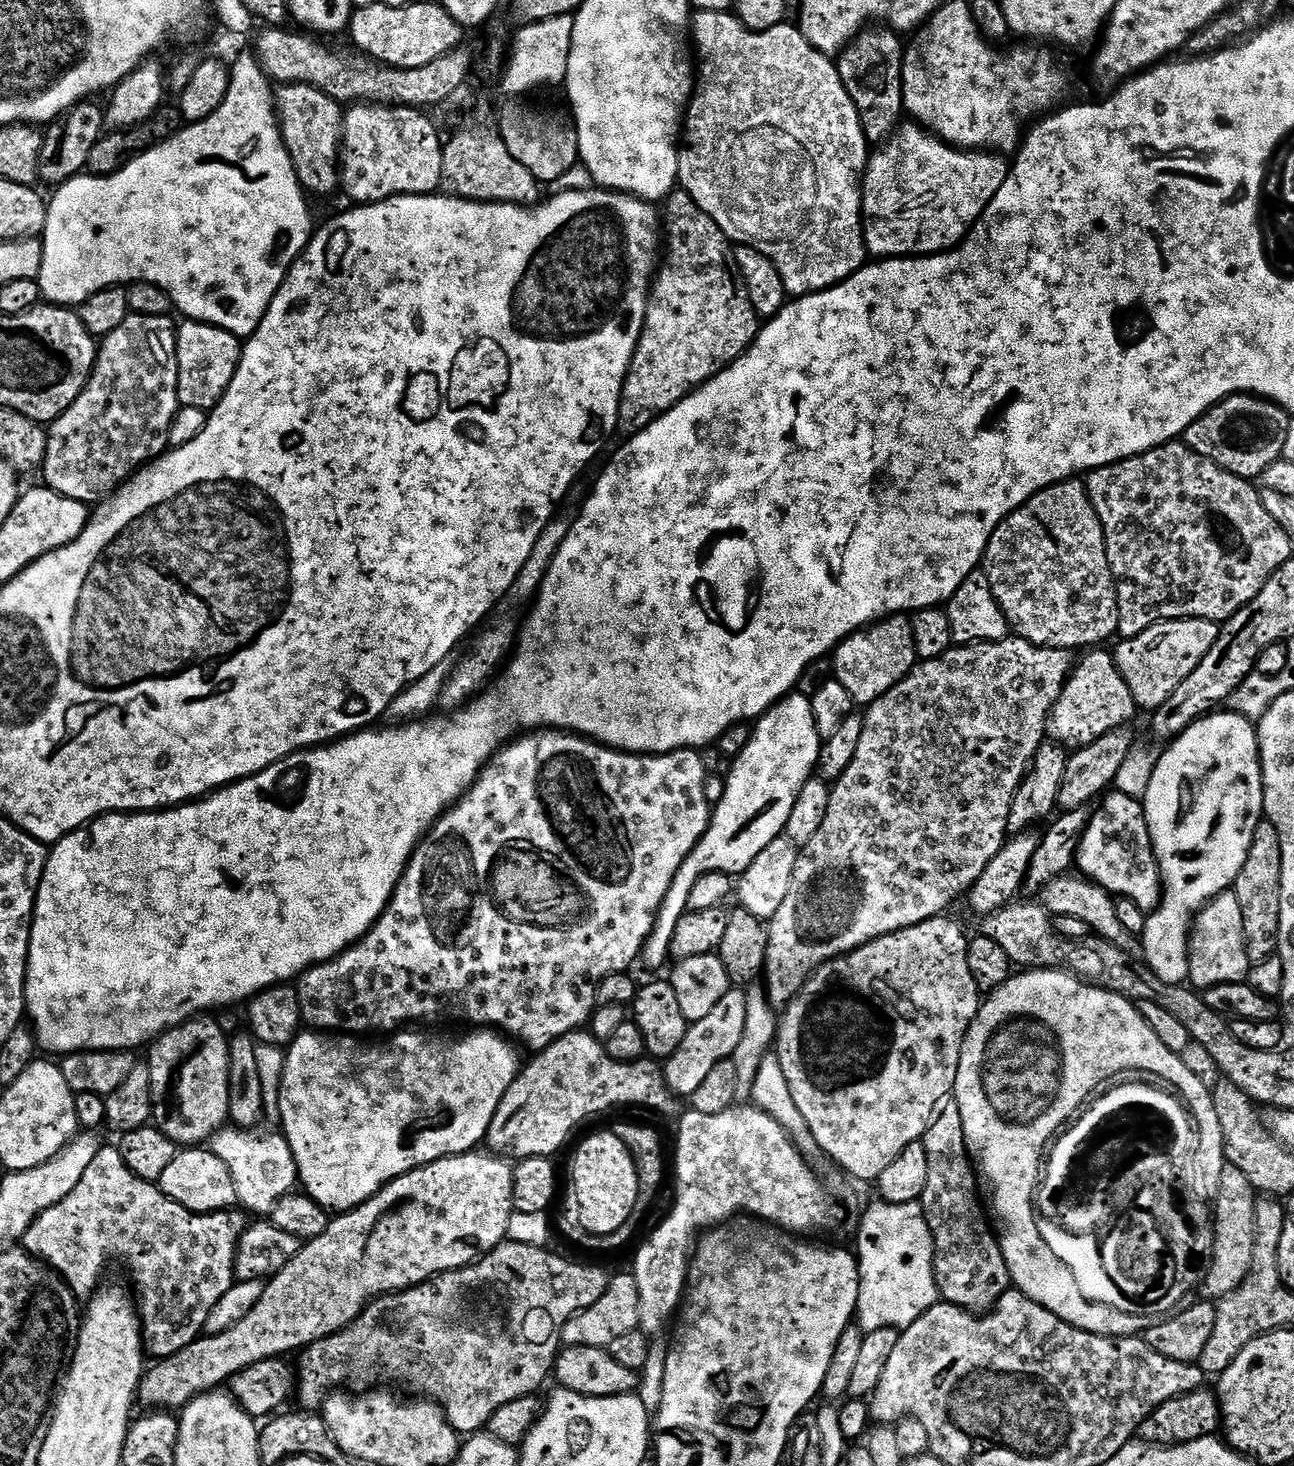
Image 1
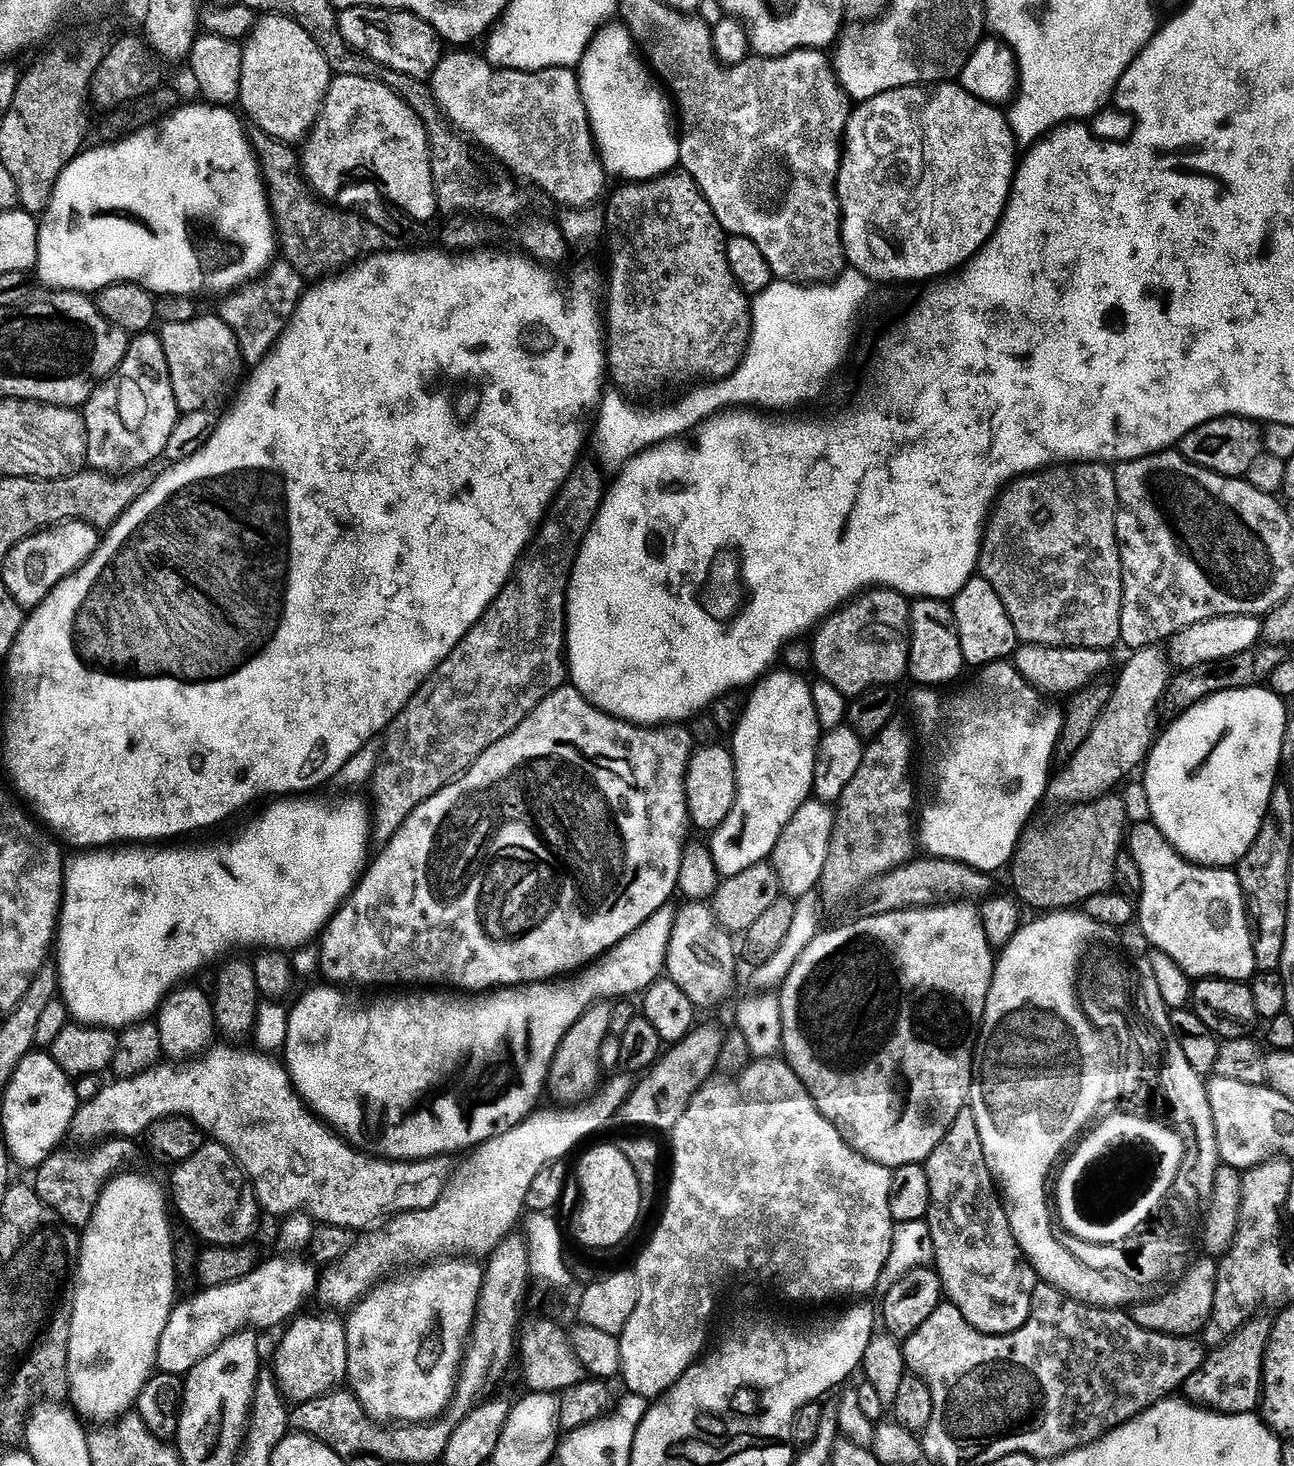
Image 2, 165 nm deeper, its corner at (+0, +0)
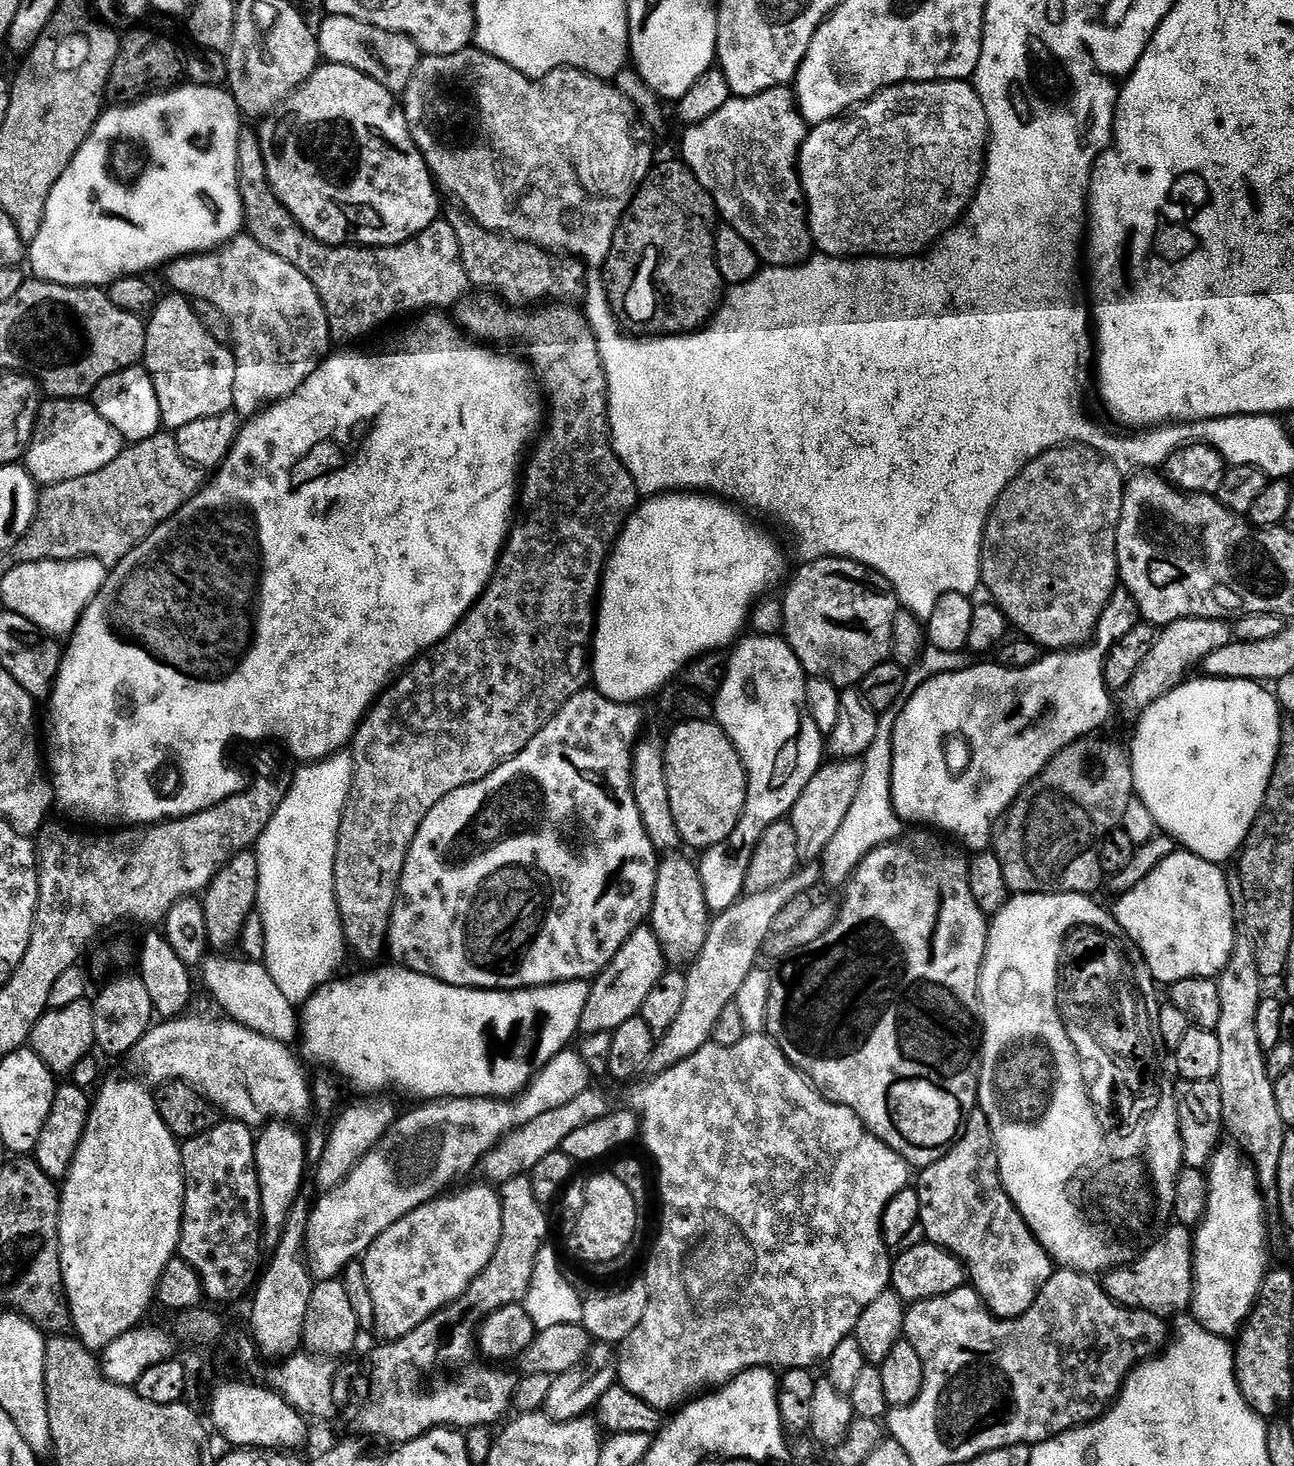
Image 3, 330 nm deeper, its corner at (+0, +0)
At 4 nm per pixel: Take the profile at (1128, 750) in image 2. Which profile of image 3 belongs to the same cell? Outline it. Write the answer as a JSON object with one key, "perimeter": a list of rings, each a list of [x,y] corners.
{"perimeter":[[[1186,618],[1168,625],[1159,633],[1154,647],[1142,664],[1130,678],[1130,682],[1122,693],[1124,708],[1128,712],[1142,714],[1155,700],[1160,700],[1168,692],[1172,692],[1179,684],[1185,683],[1191,668],[1199,669],[1204,659],[1214,650],[1233,643],[1234,628],[1227,619],[1207,620],[1206,618]]]}

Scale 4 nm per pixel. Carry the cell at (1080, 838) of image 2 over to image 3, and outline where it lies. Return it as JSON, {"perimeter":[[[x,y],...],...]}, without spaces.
{"perimeter":[[[1096,739],[1075,740],[1063,748],[1047,768],[1025,786],[1015,804],[1008,809],[995,837],[994,851],[1002,862],[1009,893],[1084,892],[1084,876],[1101,871],[1100,844],[1105,836],[1123,825],[1126,806],[1134,799],[1136,783],[1129,753],[1108,740]]]}

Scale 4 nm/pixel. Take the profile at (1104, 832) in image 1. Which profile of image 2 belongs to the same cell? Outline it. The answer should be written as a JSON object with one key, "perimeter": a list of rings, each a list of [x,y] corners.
{"perimeter":[[[1149,822],[1147,824],[1137,824],[1127,833],[1126,848],[1130,855],[1134,858],[1134,862],[1138,866],[1138,870],[1142,870],[1142,898],[1138,905],[1138,924],[1140,920],[1140,928],[1144,931],[1144,936],[1153,945],[1155,951],[1166,954],[1173,960],[1176,965],[1183,970],[1189,978],[1207,978],[1217,976],[1223,980],[1242,980],[1251,981],[1256,975],[1258,969],[1256,959],[1254,958],[1254,946],[1252,945],[1252,930],[1248,918],[1248,905],[1244,902],[1244,891],[1240,885],[1240,877],[1232,868],[1205,868],[1199,864],[1193,864],[1190,860],[1185,860],[1175,846],[1165,838],[1162,833],[1156,829],[1156,825]]]}

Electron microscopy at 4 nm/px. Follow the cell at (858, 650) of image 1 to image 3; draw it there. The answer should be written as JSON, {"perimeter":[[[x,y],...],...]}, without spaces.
{"perimeter":[[[822,556],[819,560],[801,563],[796,577],[787,585],[788,593],[782,596],[784,630],[788,645],[794,650],[805,673],[821,676],[837,688],[856,688],[867,681],[878,665],[892,655],[895,616],[902,609],[892,583],[882,574],[864,564],[844,560],[841,556]]]}

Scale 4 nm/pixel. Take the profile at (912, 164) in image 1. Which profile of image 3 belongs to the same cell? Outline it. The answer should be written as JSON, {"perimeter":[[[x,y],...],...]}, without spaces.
{"perimeter":[[[935,80],[925,84],[895,84],[893,88],[885,88],[872,97],[867,104],[859,105],[851,114],[843,118],[837,118],[828,121],[826,124],[817,124],[808,133],[807,139],[804,140],[803,147],[800,148],[800,181],[804,186],[804,199],[808,201],[808,225],[812,230],[812,243],[823,255],[838,256],[841,258],[916,258],[921,254],[927,253],[939,241],[945,232],[956,227],[960,223],[965,212],[972,207],[972,201],[976,198],[976,191],[980,189],[980,181],[984,178],[984,166],[988,154],[988,144],[990,129],[988,127],[988,115],[982,106],[982,98],[976,92],[975,87],[967,80]]]}

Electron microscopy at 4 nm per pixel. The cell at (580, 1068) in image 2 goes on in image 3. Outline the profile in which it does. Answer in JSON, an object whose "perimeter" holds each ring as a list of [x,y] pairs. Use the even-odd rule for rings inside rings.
{"perimeter":[[[648,926],[637,928],[618,950],[611,964],[604,969],[603,979],[599,981],[601,984],[592,988],[592,996],[580,1019],[579,1031],[585,1037],[597,1032],[611,1033],[618,1026],[622,1026],[622,1022],[641,1015],[646,998],[666,975],[664,964],[666,965],[664,947],[655,931]],[[605,978],[608,980],[604,980]]]}

